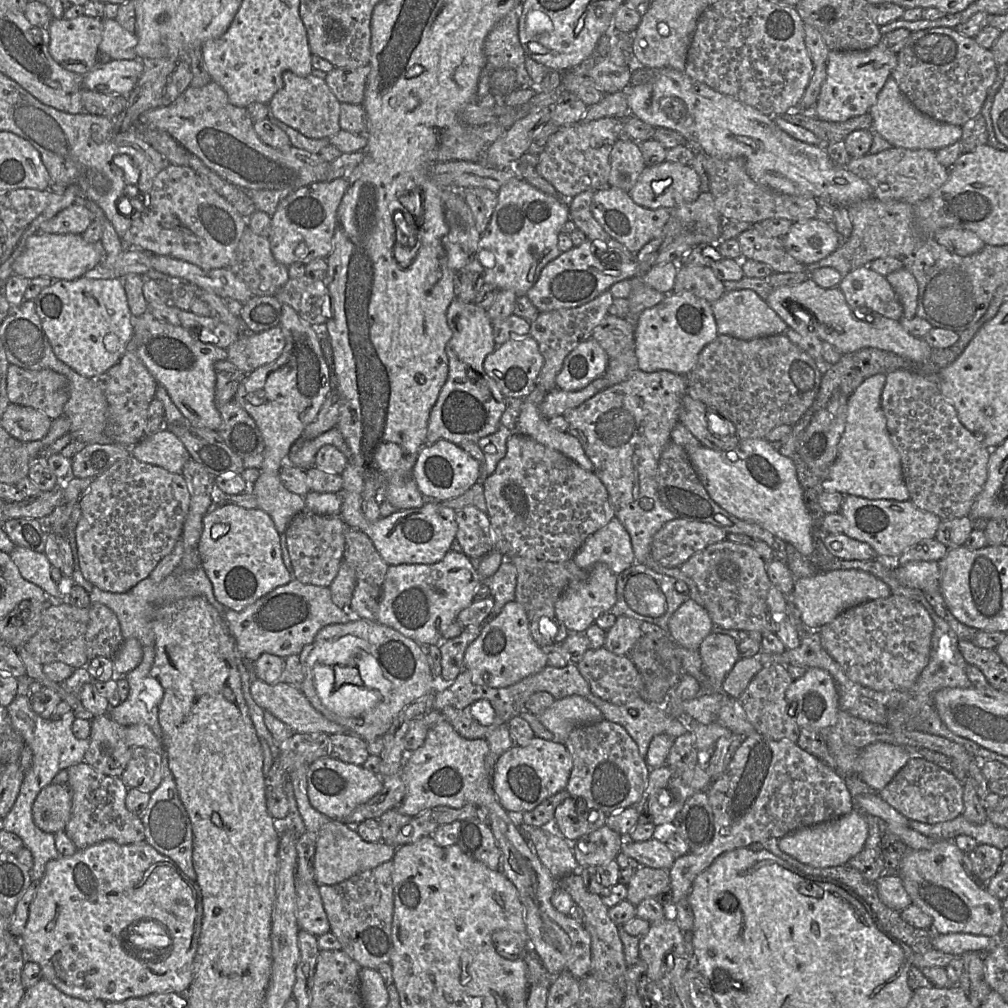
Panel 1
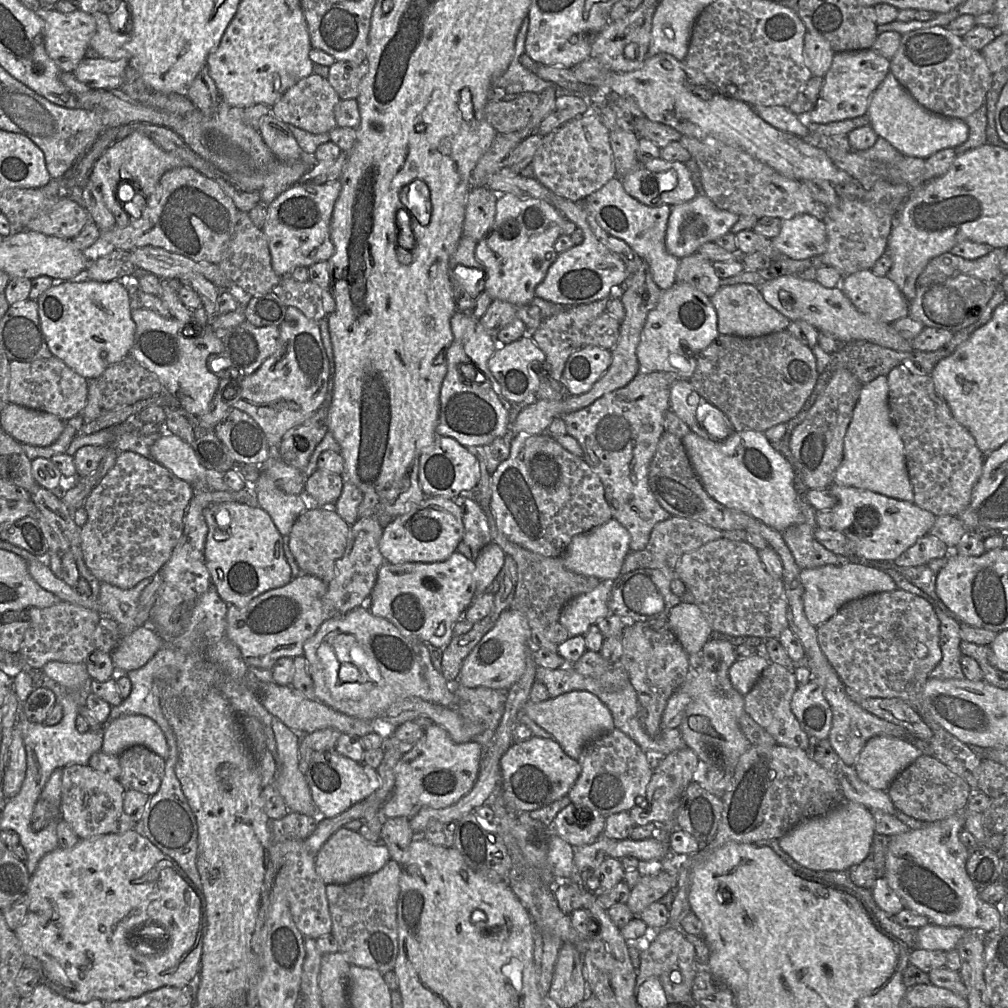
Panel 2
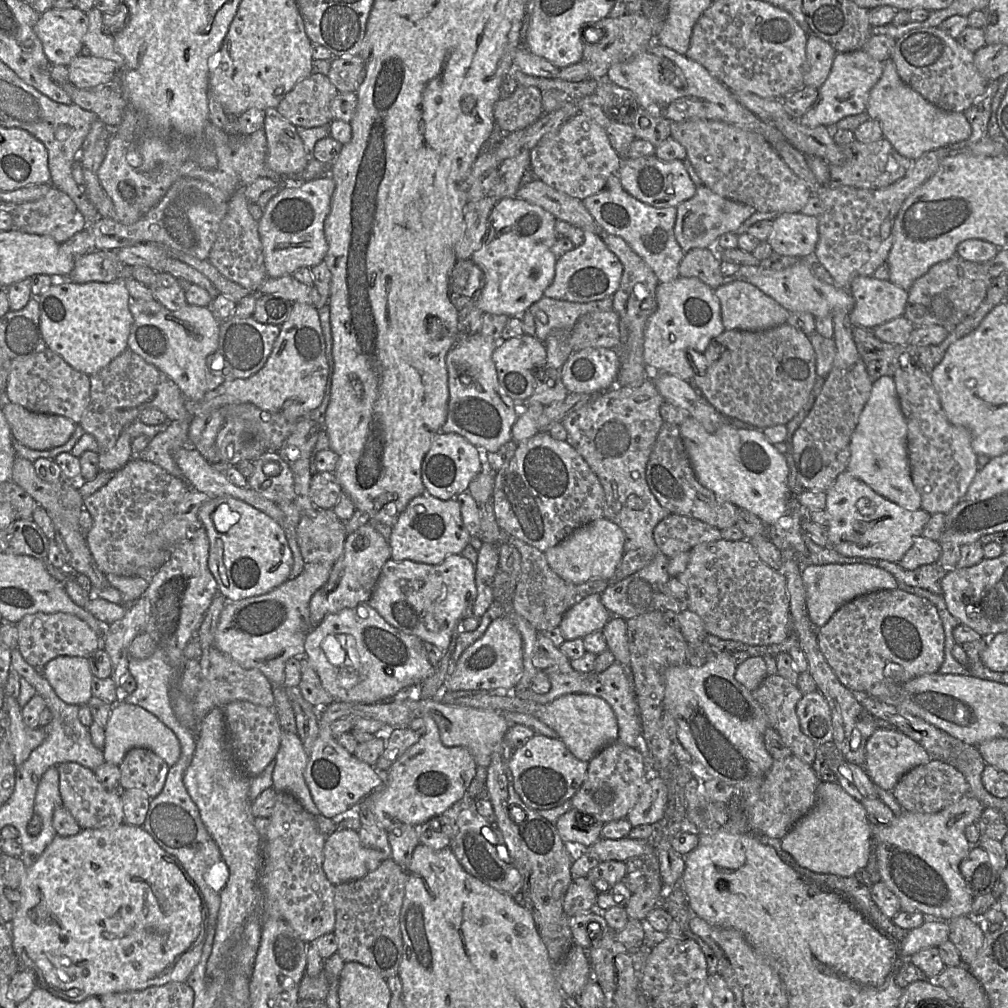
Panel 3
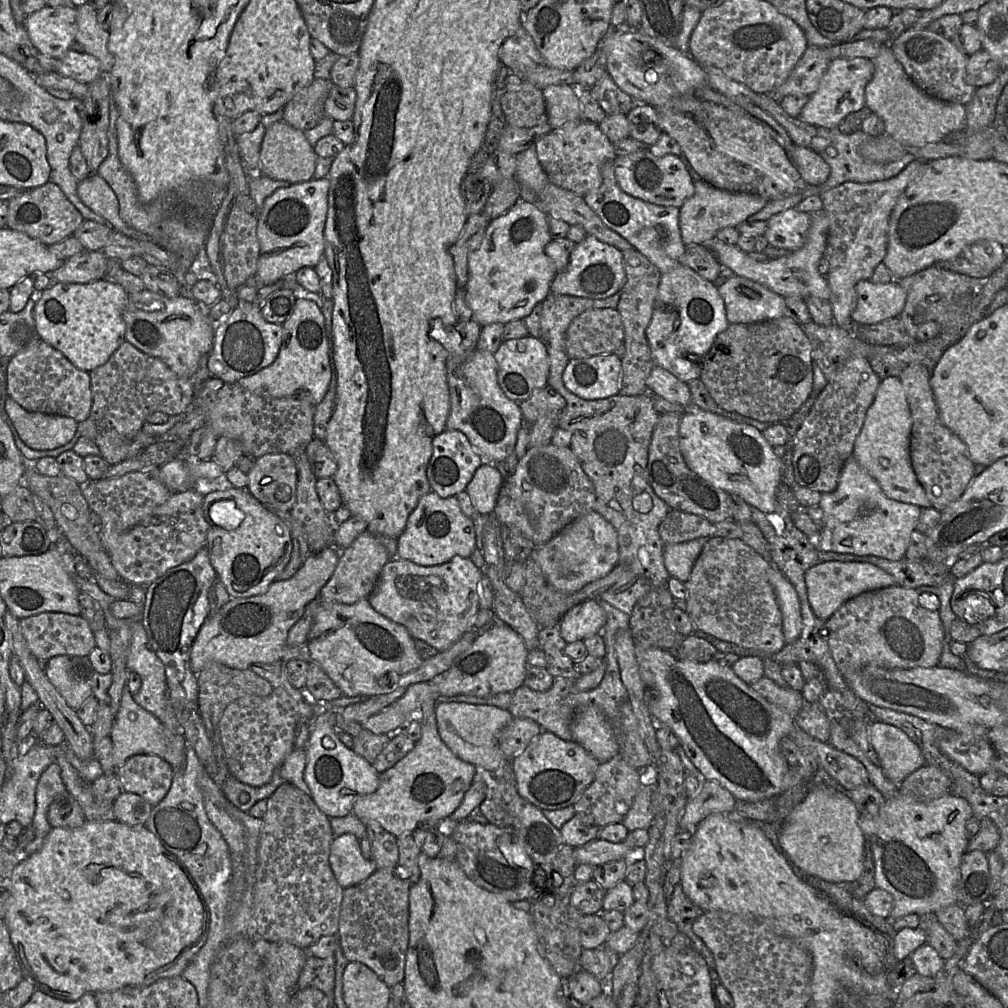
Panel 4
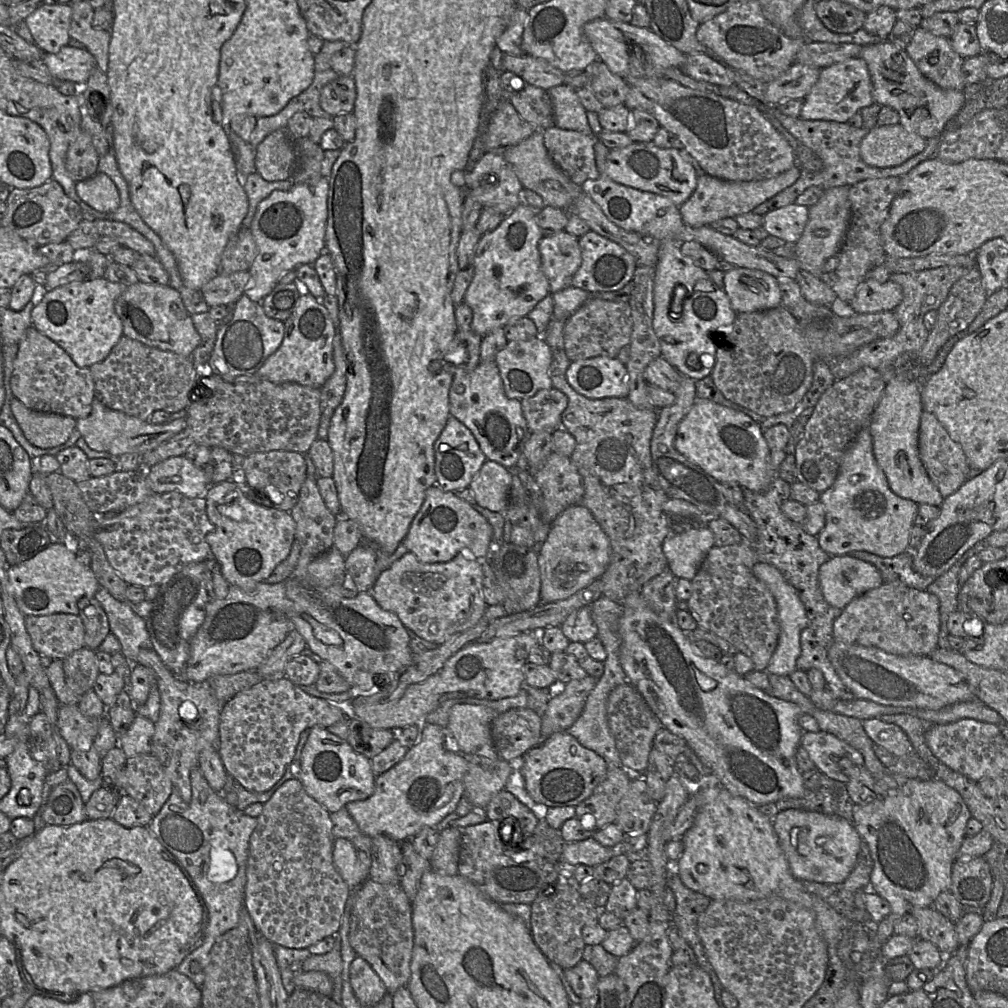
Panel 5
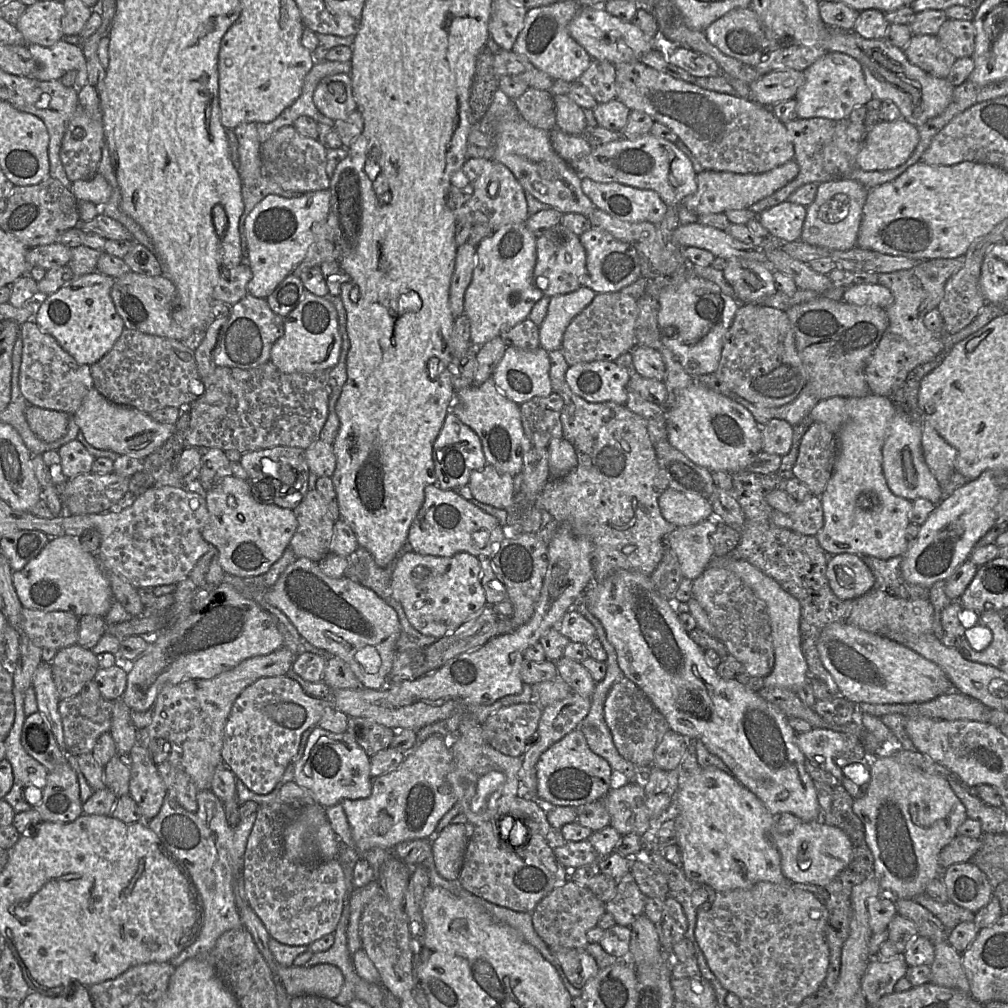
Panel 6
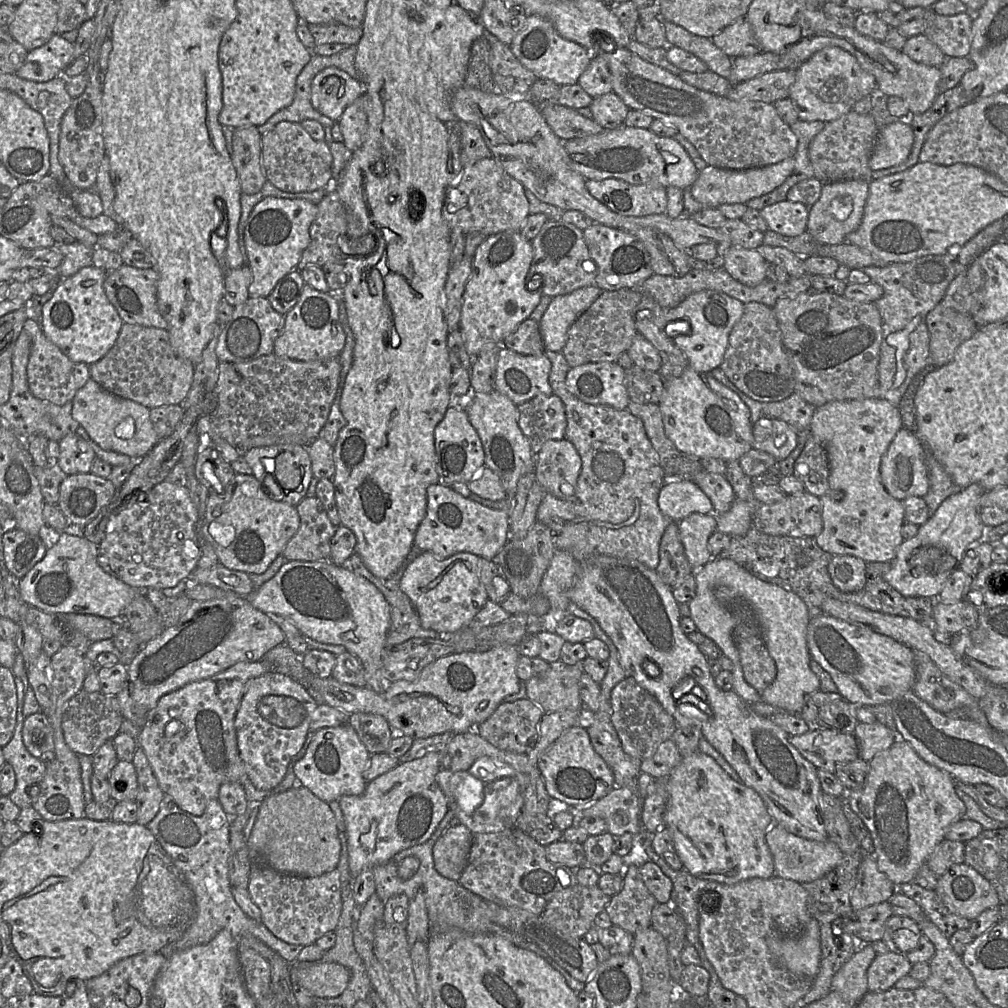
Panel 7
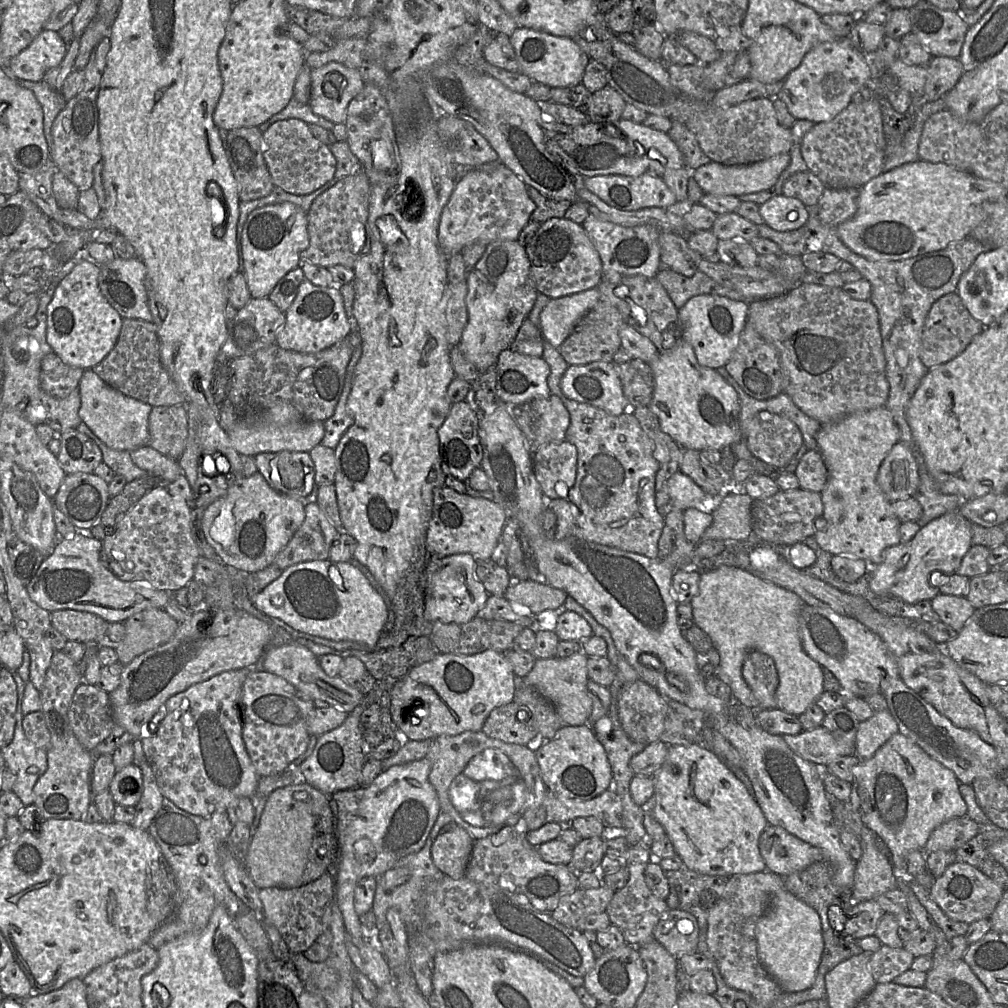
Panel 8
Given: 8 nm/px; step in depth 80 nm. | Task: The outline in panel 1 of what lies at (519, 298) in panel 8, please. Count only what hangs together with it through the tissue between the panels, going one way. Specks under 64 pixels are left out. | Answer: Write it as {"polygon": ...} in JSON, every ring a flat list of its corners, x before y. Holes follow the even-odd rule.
{"polygon":[[520,177,502,186,490,223,479,241,479,258,485,268,484,282,500,290,512,290,517,296,526,295,538,280,542,269,562,253,558,248,558,236,569,217,569,206,564,201,540,191]]}

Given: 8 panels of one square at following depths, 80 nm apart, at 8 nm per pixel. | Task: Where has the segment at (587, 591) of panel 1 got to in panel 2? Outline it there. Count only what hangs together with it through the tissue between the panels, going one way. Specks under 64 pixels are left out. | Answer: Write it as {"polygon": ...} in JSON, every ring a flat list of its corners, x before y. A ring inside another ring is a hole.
{"polygon":[[613,580,600,581,594,590,577,596,563,608,559,622,567,629,570,637,585,635,592,625,612,614,608,605,612,586]]}

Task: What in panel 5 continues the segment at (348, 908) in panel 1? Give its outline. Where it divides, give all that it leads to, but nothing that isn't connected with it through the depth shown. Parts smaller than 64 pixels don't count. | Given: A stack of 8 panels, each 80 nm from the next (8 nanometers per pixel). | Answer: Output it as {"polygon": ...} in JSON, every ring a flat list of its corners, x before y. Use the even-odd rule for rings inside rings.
{"polygon":[[372,879,351,889,351,896,349,942,357,955,372,966,387,990,393,994,398,988,407,986,411,977,414,946,411,902,401,885,382,884]]}

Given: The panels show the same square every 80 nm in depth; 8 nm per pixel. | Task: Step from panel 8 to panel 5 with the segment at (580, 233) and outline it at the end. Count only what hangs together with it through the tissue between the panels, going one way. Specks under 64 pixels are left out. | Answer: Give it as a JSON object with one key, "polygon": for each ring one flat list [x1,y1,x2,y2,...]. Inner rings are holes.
{"polygon":[[562,230,544,235,538,249,550,294,570,287,573,276,582,263,579,238]]}

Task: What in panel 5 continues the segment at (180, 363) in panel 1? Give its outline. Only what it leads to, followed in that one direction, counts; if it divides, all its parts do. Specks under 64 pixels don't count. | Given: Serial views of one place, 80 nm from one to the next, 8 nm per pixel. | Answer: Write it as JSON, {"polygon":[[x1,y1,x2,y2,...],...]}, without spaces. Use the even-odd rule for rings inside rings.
{"polygon":[[138,281,126,287,117,298,115,311,122,320,124,336,149,347,191,357,201,342,180,293,170,285,154,285]]}

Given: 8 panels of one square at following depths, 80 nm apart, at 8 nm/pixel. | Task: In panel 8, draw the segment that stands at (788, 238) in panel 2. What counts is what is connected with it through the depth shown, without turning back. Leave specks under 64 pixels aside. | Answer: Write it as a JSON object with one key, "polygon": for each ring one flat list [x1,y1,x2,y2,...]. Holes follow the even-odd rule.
{"polygon":[[776,195,759,206,764,224,777,231,791,231,802,227,809,218,809,210,802,201]]}

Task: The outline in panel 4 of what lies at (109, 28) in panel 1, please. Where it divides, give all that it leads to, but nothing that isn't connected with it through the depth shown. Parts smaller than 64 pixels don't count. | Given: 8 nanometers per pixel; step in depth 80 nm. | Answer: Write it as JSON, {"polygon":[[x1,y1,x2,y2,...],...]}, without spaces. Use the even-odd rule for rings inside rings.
{"polygon":[[89,4,77,7,76,42,79,42,85,52,97,58,101,63,103,74,108,74,114,65,114,57,108,50,110,33,101,28,97,21,97,11]]}

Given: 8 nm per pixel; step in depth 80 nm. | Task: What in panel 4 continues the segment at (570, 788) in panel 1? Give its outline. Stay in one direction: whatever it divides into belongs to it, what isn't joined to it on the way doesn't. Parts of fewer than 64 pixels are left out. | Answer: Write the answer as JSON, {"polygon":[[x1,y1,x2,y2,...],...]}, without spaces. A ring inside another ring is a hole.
{"polygon":[[619,753,599,764,593,782,573,804,575,813,594,817,595,824,601,828,611,823,622,822,642,785,640,771,630,766]]}

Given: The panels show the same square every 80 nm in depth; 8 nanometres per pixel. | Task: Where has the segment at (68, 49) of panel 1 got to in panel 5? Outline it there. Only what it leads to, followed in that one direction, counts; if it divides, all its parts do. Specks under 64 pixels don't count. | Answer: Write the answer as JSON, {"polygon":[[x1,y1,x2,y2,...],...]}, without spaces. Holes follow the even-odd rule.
{"polygon":[[40,4,25,18,34,44,45,53,58,53,68,44,72,8,70,4]]}

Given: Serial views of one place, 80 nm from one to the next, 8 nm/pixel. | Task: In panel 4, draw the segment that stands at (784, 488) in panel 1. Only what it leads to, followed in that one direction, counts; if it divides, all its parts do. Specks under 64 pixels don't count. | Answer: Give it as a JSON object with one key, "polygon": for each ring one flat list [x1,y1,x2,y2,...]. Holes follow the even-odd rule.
{"polygon":[[694,405,684,408,686,413,679,424,679,448,687,466,714,487,740,496,751,507,764,513,774,512,777,507,776,492,781,483,782,460,775,455,762,433,753,426,734,422]]}

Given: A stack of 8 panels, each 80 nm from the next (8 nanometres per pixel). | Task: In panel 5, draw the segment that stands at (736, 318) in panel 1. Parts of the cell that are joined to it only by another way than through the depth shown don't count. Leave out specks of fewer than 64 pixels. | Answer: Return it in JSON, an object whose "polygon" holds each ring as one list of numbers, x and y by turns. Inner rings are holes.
{"polygon":[[733,267,724,273,723,290,737,314,769,310,781,305,777,279,761,270]]}

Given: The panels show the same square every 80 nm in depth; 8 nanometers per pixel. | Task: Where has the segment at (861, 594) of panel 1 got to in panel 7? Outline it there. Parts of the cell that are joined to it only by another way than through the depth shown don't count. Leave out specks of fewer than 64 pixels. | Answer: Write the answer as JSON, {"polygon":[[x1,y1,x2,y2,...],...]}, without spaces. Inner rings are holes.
{"polygon":[[832,556,828,572,833,585,845,593,857,592,866,583,866,563,854,556]]}

